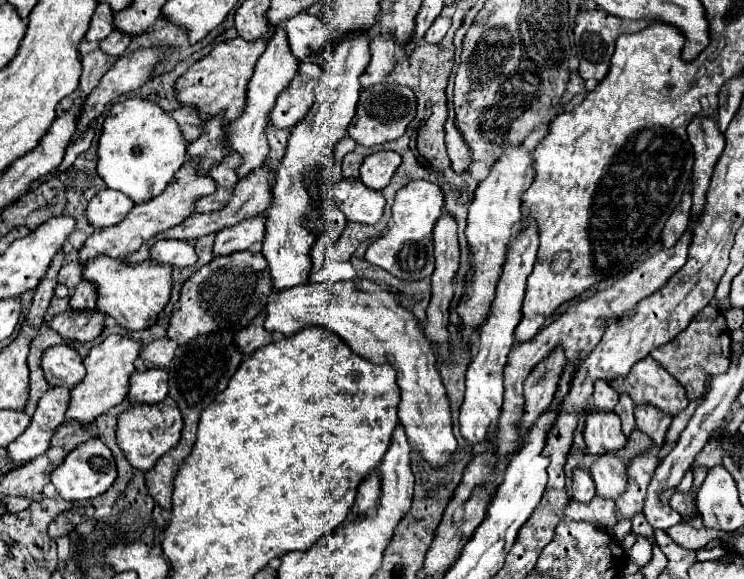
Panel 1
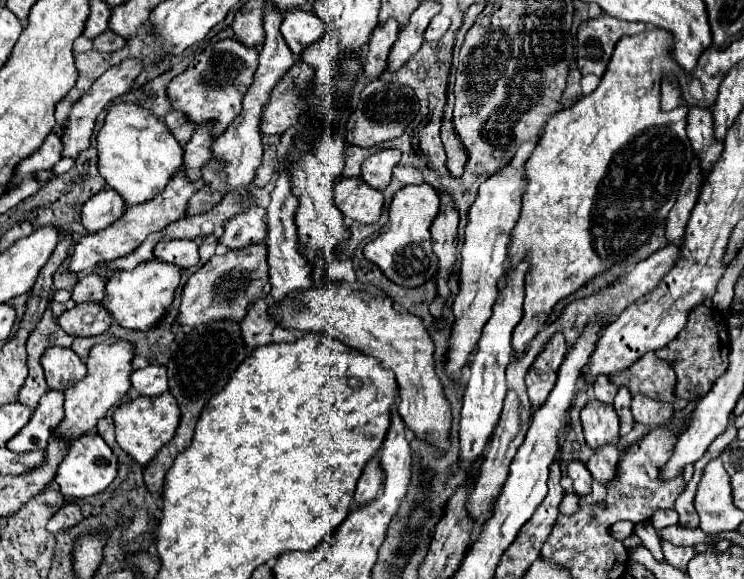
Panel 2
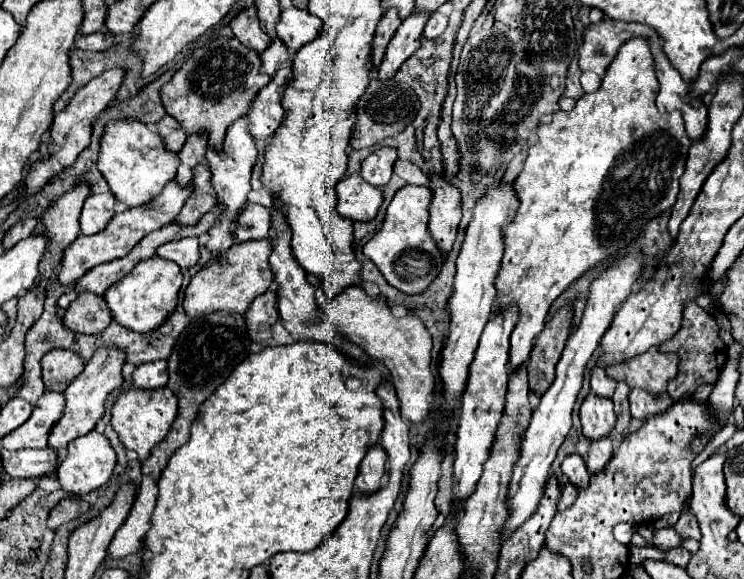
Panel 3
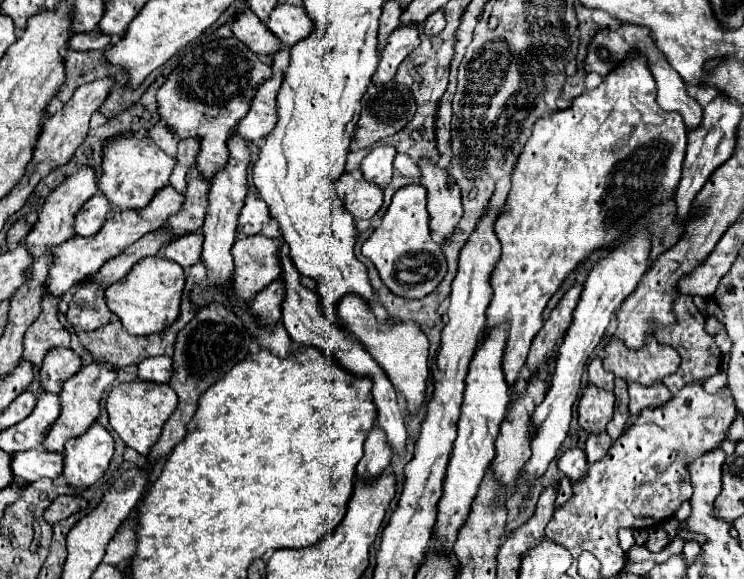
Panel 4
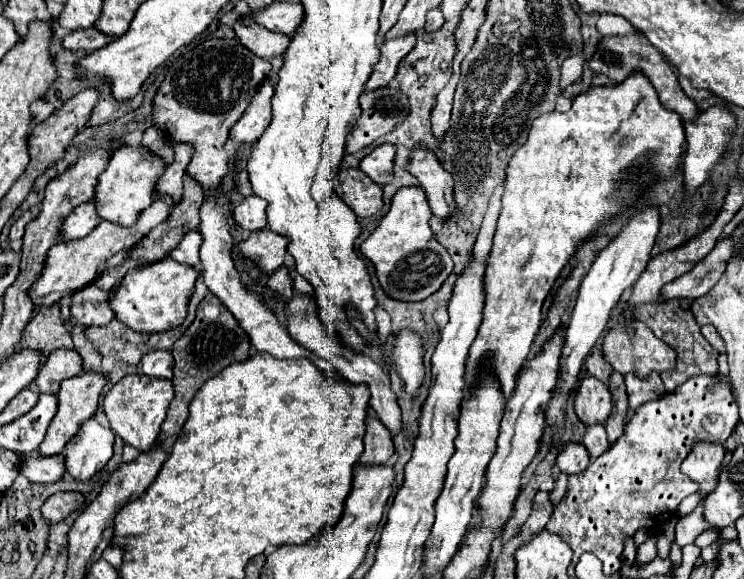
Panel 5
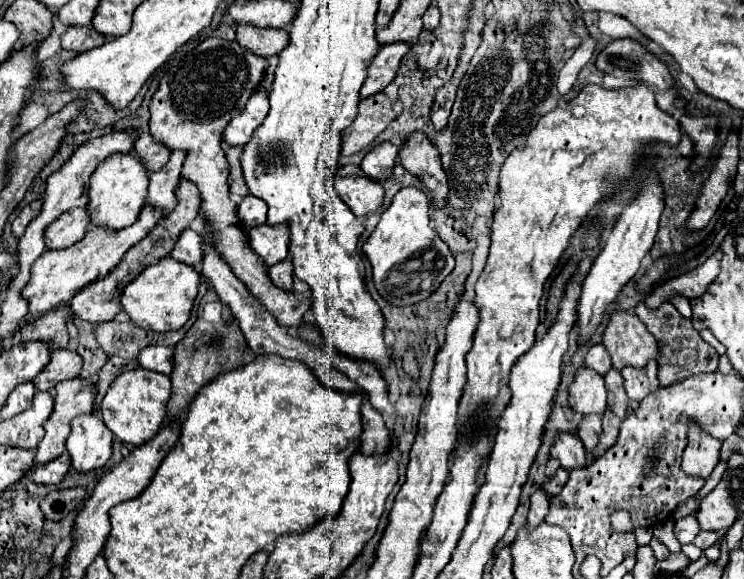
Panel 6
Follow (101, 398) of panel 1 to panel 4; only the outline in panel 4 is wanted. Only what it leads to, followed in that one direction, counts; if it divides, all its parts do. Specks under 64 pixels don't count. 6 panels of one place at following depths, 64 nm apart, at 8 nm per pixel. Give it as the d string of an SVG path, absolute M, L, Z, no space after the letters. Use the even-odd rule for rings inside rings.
M92 362L88 366L82 366L82 370L76 376L66 380L64 386L62 386L62 392L60 392L60 400L62 400L60 416L52 424L42 448L48 450L48 452L62 452L64 444L70 438L76 438L82 432L86 432L88 426L98 418L98 414L100 414L100 398L106 392L106 388L112 386L114 380L116 380L116 372L112 368L102 366L100 362Z

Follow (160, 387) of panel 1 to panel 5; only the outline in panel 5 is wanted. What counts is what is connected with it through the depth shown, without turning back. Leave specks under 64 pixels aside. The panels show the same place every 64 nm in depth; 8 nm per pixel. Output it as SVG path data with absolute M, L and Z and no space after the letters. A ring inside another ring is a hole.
M168 350L146 352L140 360L140 372L156 378L172 378L172 354Z

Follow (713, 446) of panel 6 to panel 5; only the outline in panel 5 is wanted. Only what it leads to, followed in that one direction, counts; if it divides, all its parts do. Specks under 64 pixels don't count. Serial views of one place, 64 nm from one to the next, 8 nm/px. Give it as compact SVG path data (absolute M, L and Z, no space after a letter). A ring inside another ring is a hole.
M696 442L688 456L684 458L682 472L690 476L704 496L708 496L716 488L718 466L724 458L724 446L716 442Z

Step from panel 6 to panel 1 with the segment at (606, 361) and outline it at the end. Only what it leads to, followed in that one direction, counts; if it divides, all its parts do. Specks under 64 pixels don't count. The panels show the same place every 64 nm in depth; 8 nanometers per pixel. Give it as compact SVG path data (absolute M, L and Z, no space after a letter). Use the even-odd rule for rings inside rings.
M598 380L596 386L594 386L594 406L596 408L602 408L602 410L614 410L616 402L618 402L618 392L614 392L614 388L604 382L604 380Z

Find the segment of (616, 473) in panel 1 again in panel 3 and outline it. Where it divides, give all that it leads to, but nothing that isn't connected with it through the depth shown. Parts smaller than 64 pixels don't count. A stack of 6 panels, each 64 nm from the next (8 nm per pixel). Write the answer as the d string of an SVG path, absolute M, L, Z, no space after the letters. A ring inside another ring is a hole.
M604 436L600 440L590 442L588 456L586 456L588 470L590 472L600 472L600 468L604 468L604 464L612 458L612 452L614 452L614 446L612 446L610 436Z

